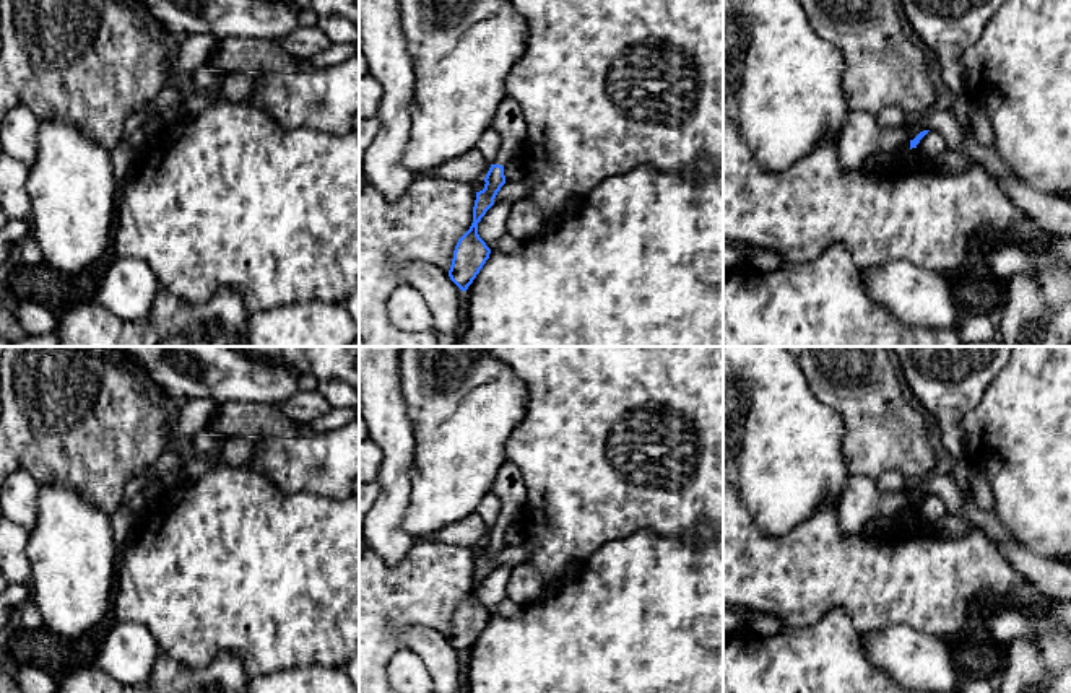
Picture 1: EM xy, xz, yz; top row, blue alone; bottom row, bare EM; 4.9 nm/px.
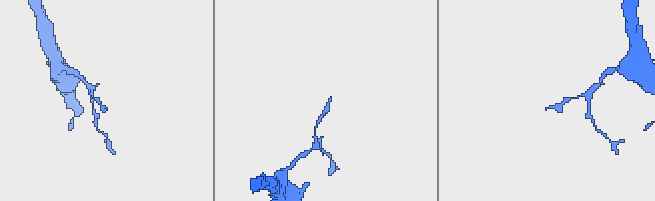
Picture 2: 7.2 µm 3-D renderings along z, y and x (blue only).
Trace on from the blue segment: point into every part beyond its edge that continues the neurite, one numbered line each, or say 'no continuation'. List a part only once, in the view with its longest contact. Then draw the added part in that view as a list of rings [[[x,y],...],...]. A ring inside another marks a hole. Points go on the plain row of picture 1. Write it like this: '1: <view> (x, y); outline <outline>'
1: xz (509, 487); outline [[[507,460],[501,467],[491,493],[501,501],[501,512],[494,529],[505,532],[510,525],[518,522],[522,508],[527,503],[527,485],[520,470],[512,462]]]

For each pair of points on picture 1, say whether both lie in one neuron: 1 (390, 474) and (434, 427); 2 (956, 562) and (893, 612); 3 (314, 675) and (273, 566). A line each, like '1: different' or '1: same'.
1: different
2: same
3: different

